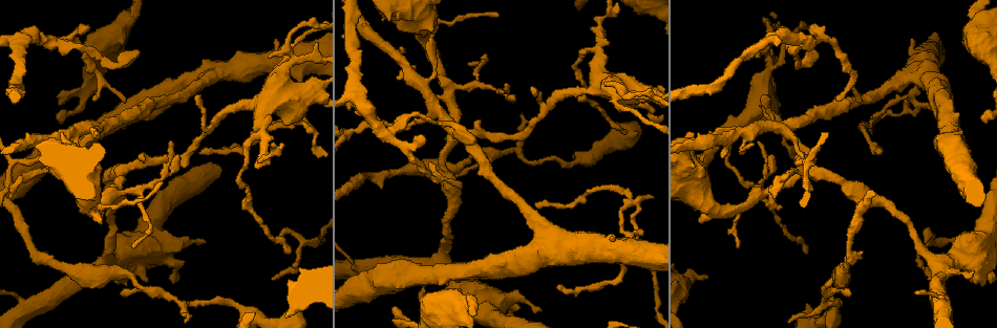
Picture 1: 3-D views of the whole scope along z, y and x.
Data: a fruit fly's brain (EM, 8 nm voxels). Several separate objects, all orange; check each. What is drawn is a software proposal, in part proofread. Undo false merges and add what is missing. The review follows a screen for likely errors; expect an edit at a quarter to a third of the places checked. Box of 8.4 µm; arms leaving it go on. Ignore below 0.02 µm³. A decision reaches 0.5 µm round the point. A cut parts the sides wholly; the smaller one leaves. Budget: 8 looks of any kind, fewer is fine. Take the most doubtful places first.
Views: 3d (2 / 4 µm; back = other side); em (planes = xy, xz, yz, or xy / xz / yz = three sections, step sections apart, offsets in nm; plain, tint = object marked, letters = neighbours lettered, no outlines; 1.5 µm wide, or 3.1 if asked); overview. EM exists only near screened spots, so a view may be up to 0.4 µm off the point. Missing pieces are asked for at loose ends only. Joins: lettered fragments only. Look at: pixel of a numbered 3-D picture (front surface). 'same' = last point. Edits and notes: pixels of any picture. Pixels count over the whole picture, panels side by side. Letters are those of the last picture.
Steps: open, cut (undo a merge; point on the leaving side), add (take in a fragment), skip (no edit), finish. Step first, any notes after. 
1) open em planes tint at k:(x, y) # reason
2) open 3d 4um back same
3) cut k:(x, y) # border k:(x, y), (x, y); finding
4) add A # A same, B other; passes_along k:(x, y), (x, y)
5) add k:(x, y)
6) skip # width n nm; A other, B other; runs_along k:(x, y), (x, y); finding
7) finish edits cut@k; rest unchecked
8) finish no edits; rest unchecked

open em xy step 8 tint at 1:(598, 48)

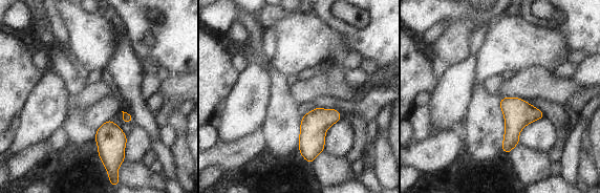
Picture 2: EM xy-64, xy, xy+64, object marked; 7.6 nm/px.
open em planes letters same # another direction

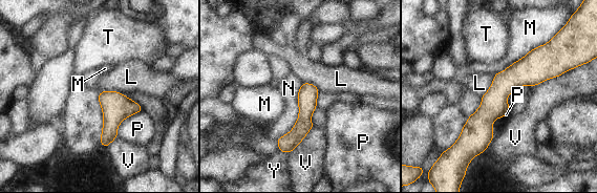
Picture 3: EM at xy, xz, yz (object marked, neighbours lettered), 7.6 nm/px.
skip # longest_contact M 500 nm; L other, M other, N other, P other, T other, V other, Y other; border 3:(99, 92), (119, 91), (123, 94); continuous, no second neuron

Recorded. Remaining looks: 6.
open 3d 4um at 1:(291, 252) # thin end

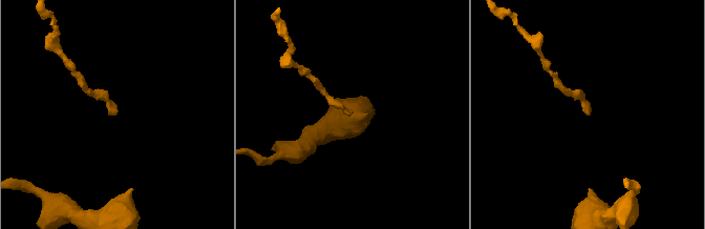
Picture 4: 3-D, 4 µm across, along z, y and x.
open em xy step 4 tint at 4:(113, 114)

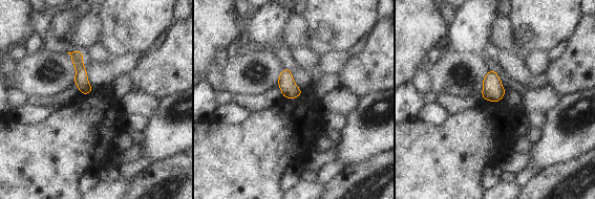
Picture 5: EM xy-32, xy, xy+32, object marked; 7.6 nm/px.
open em planes letters same # another direction

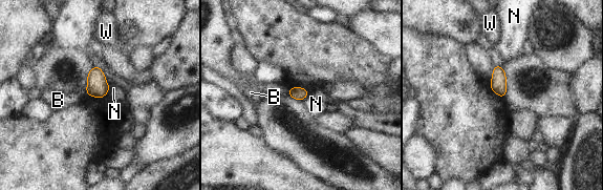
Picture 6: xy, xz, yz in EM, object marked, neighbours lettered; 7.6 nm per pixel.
skip # longest_contact N 80 nm; B other, N other, W other; border 6:(308, 93), (301, 100); none of them fits

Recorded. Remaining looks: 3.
open em planes letters at 1:(194, 99) # thin end

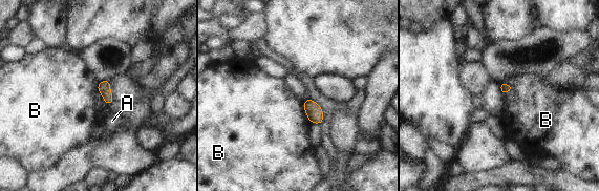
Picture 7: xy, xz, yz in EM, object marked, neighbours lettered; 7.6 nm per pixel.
skip # A other, B other; border 7:(510, 84), (512, 88), (503, 94); none of them fits

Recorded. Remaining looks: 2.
finish no edits; rest unchecked

